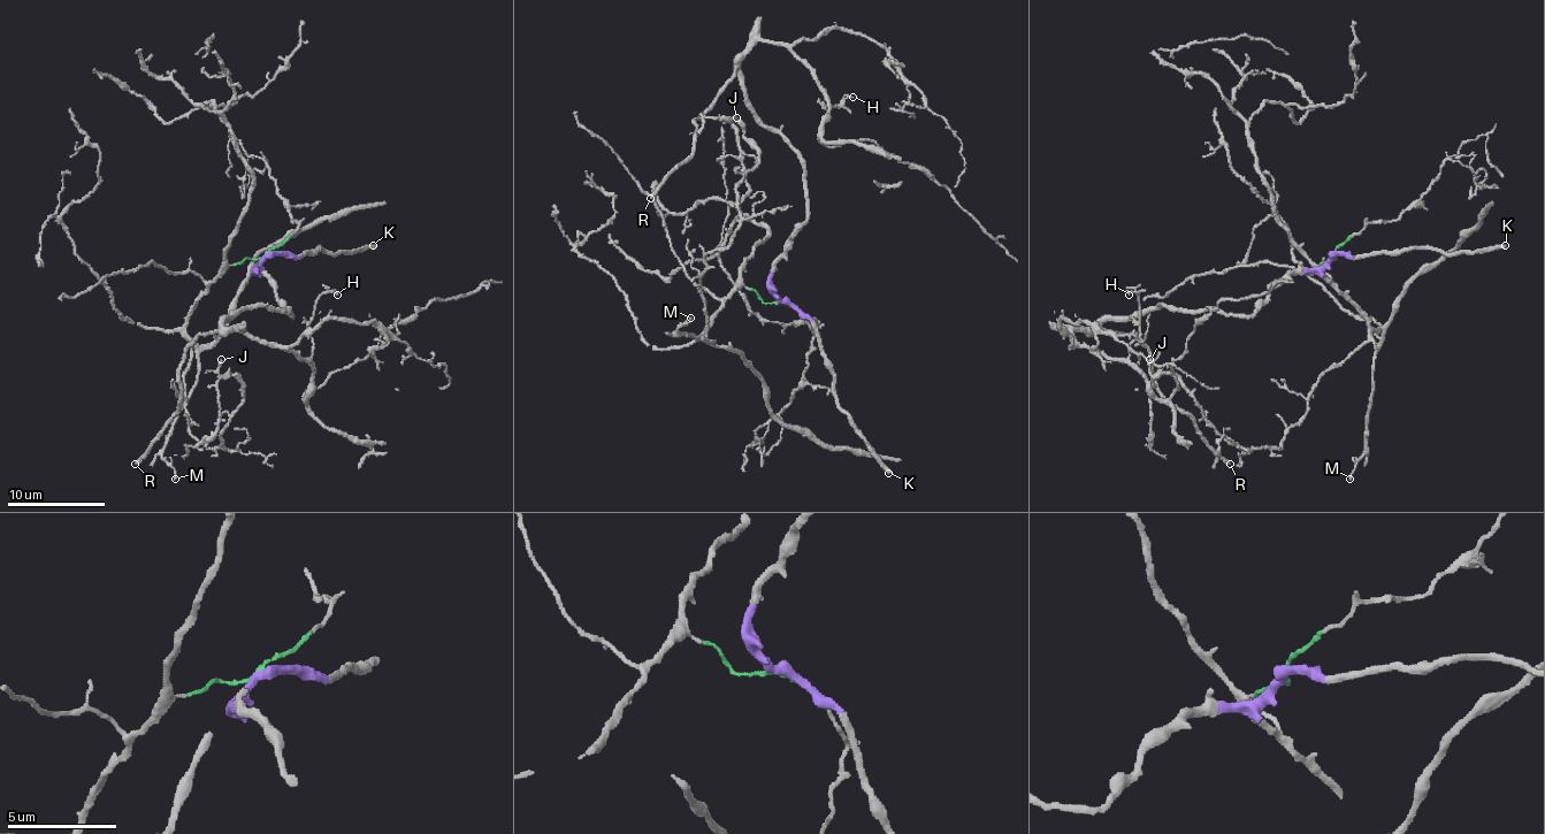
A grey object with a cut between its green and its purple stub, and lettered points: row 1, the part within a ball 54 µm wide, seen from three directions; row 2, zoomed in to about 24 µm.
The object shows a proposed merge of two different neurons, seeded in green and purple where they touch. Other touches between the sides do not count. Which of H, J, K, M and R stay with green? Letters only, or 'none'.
J, M

